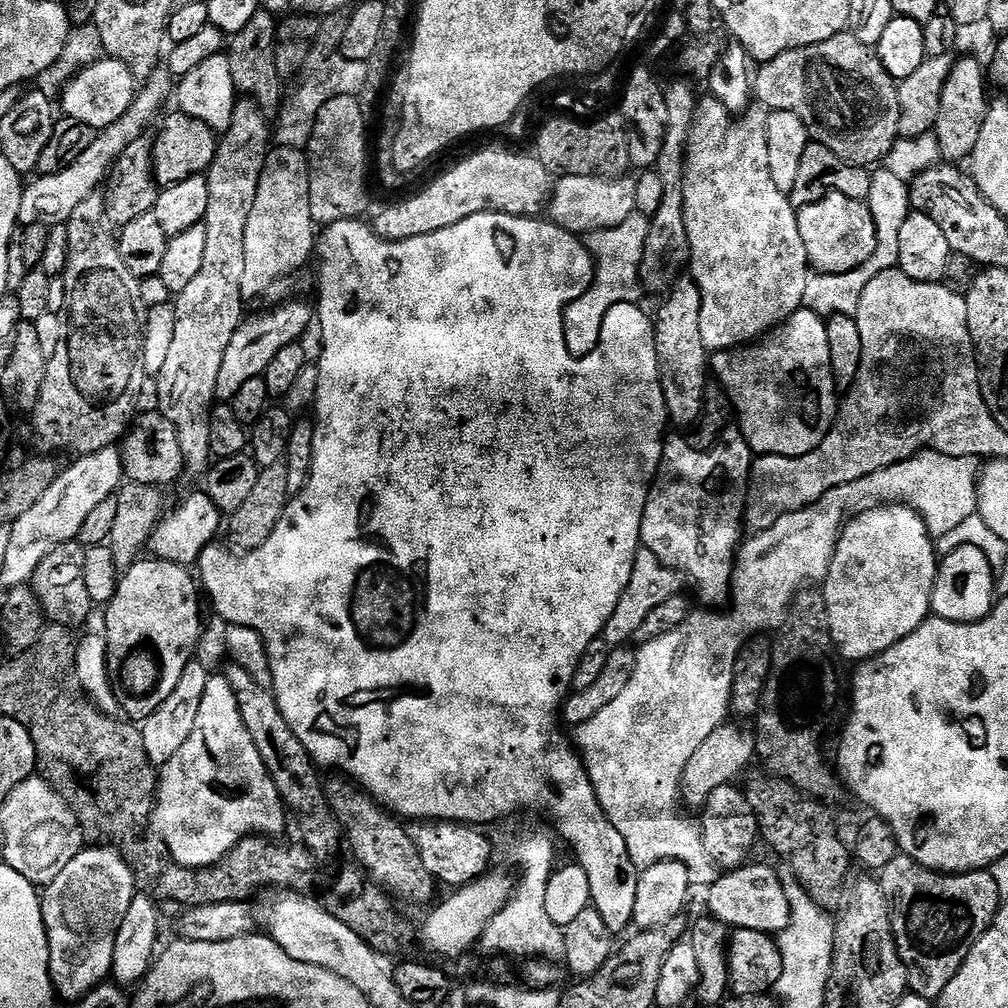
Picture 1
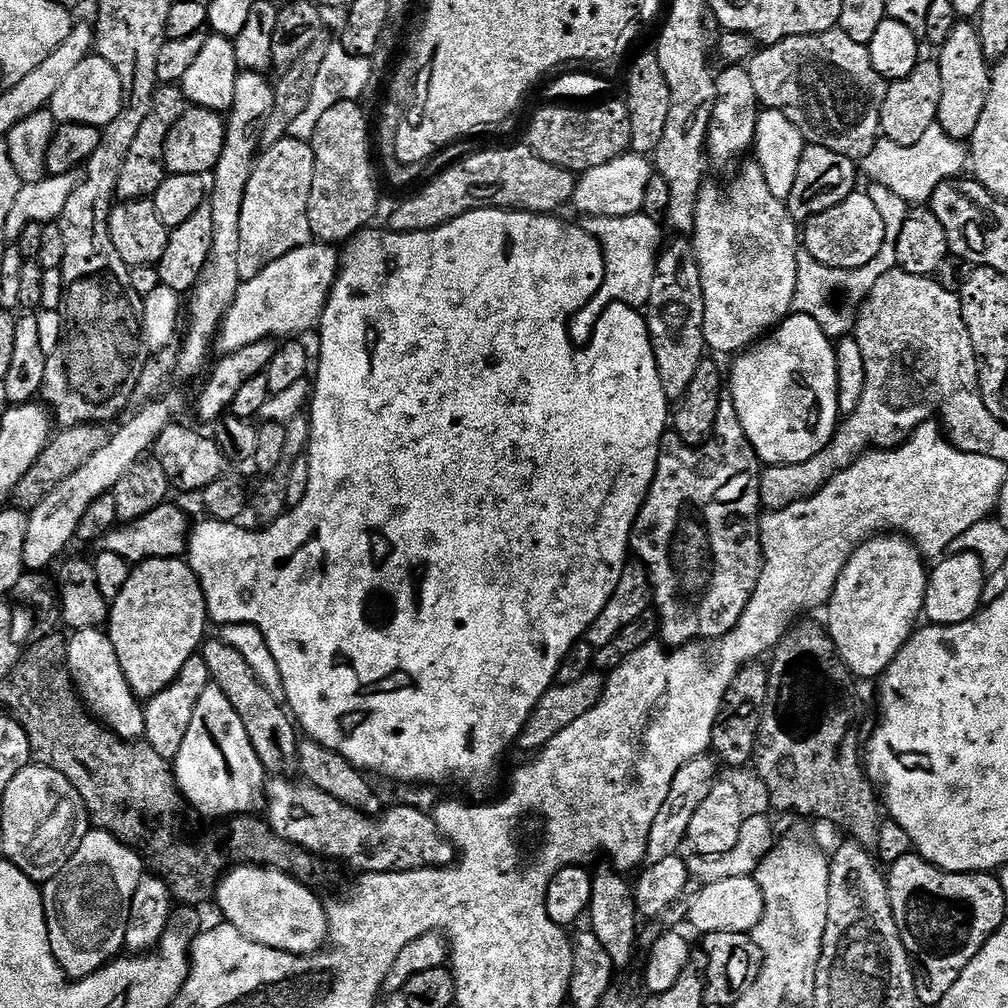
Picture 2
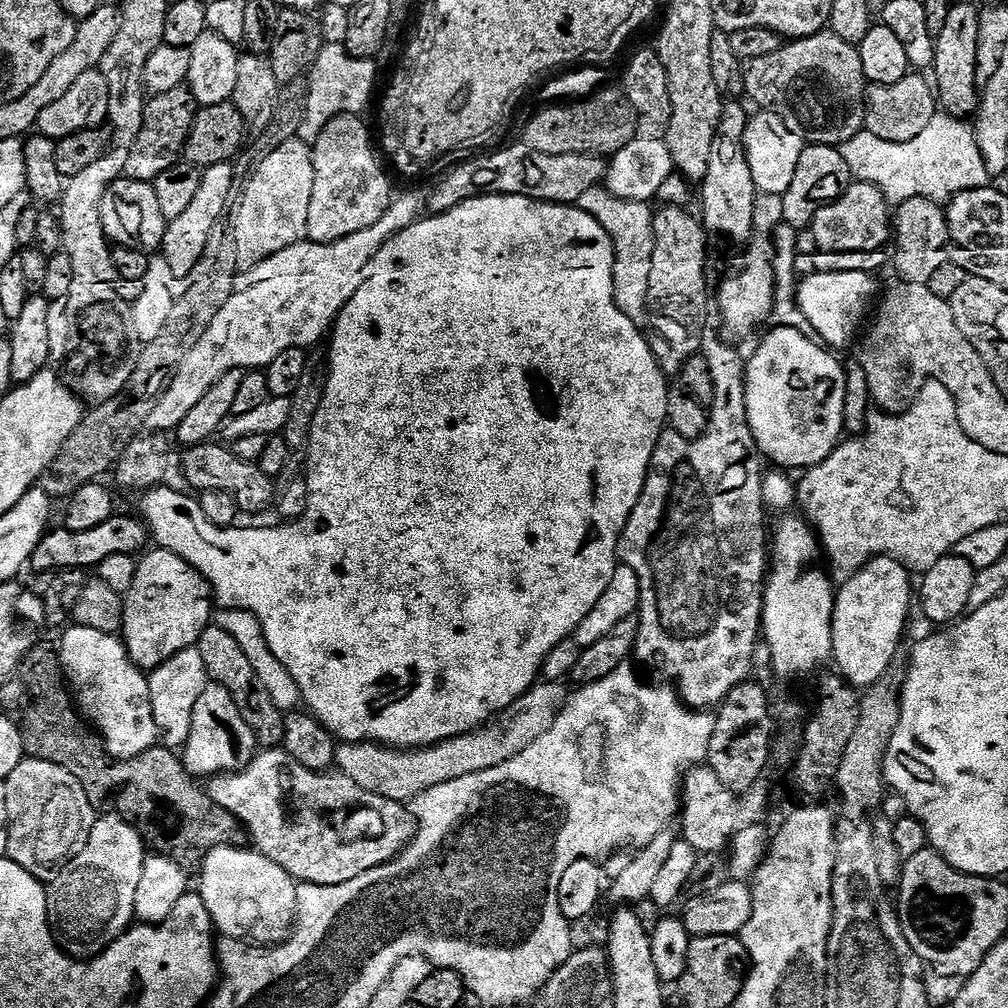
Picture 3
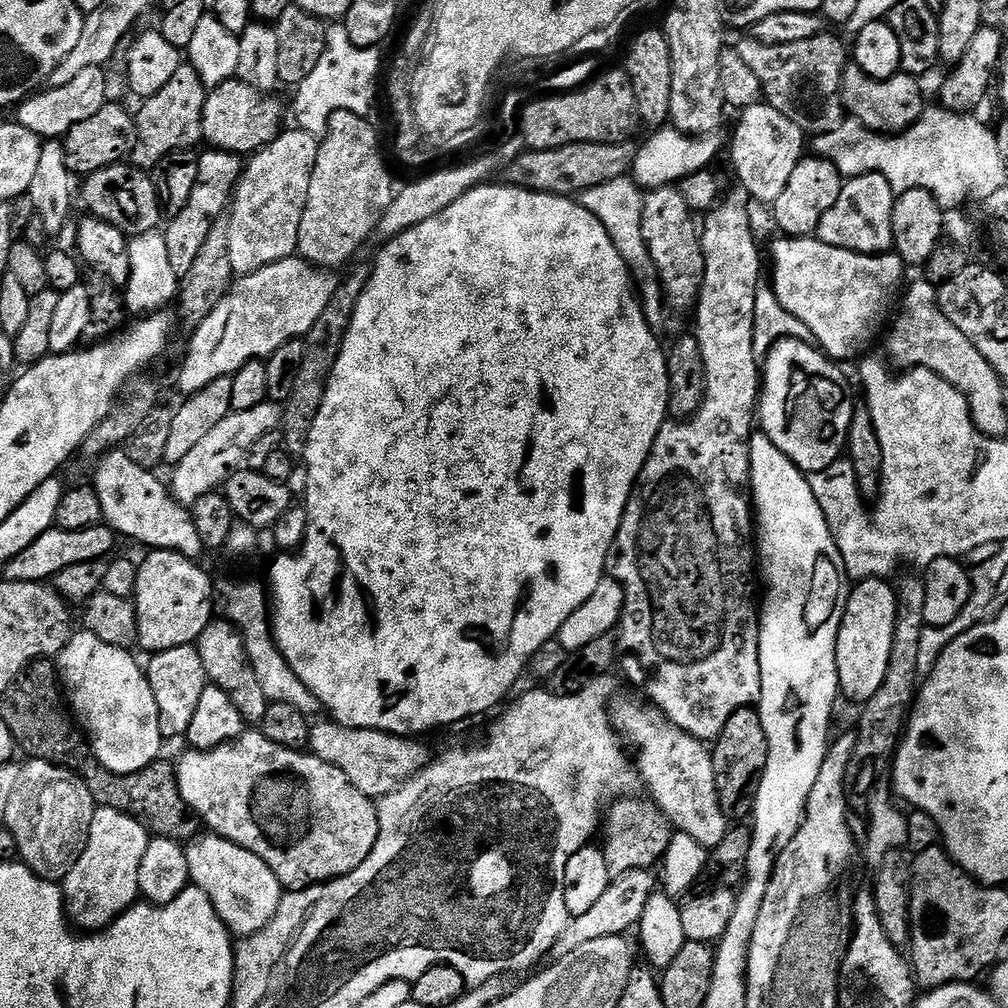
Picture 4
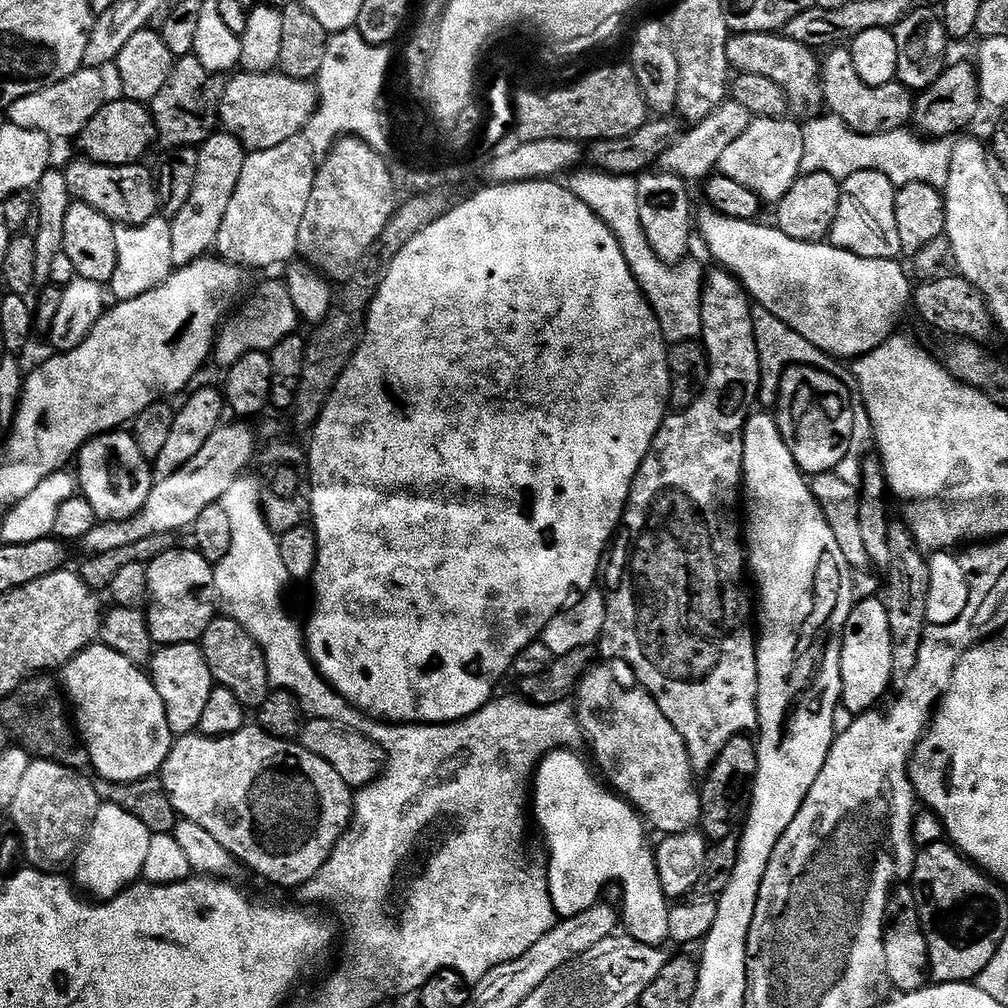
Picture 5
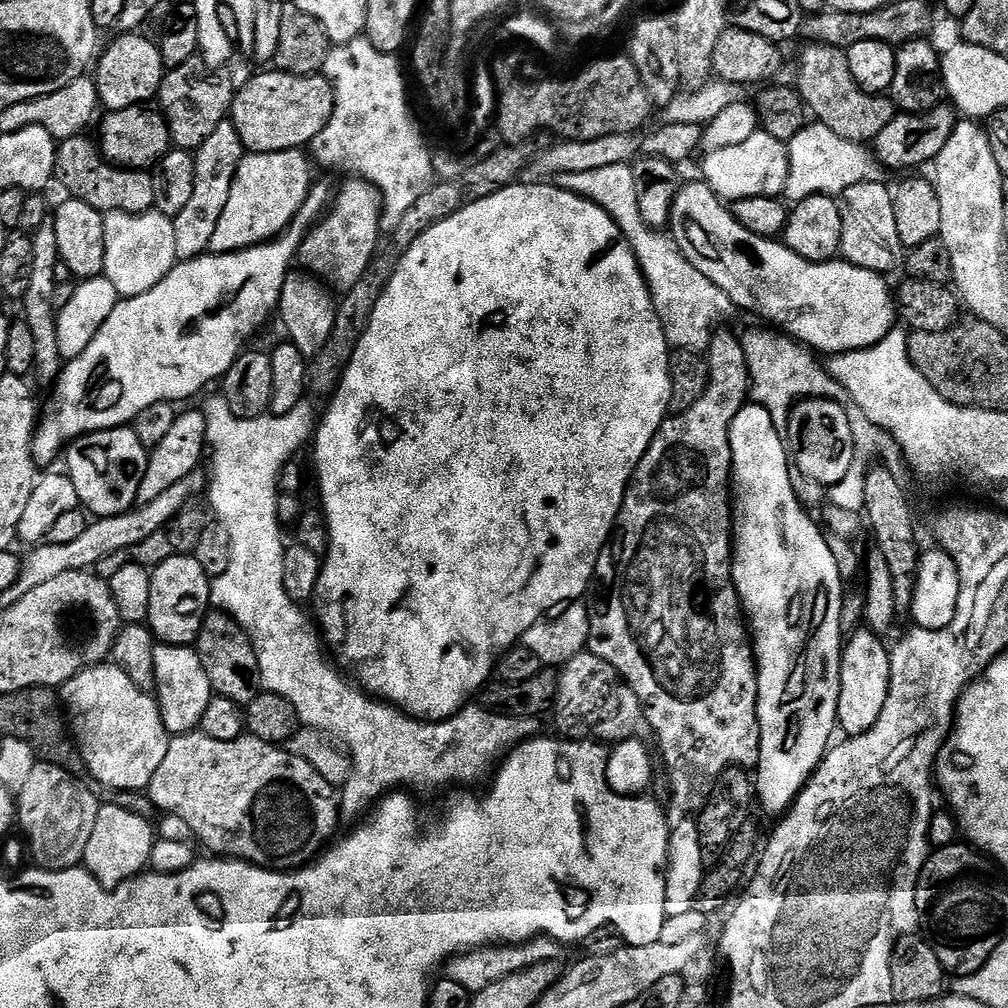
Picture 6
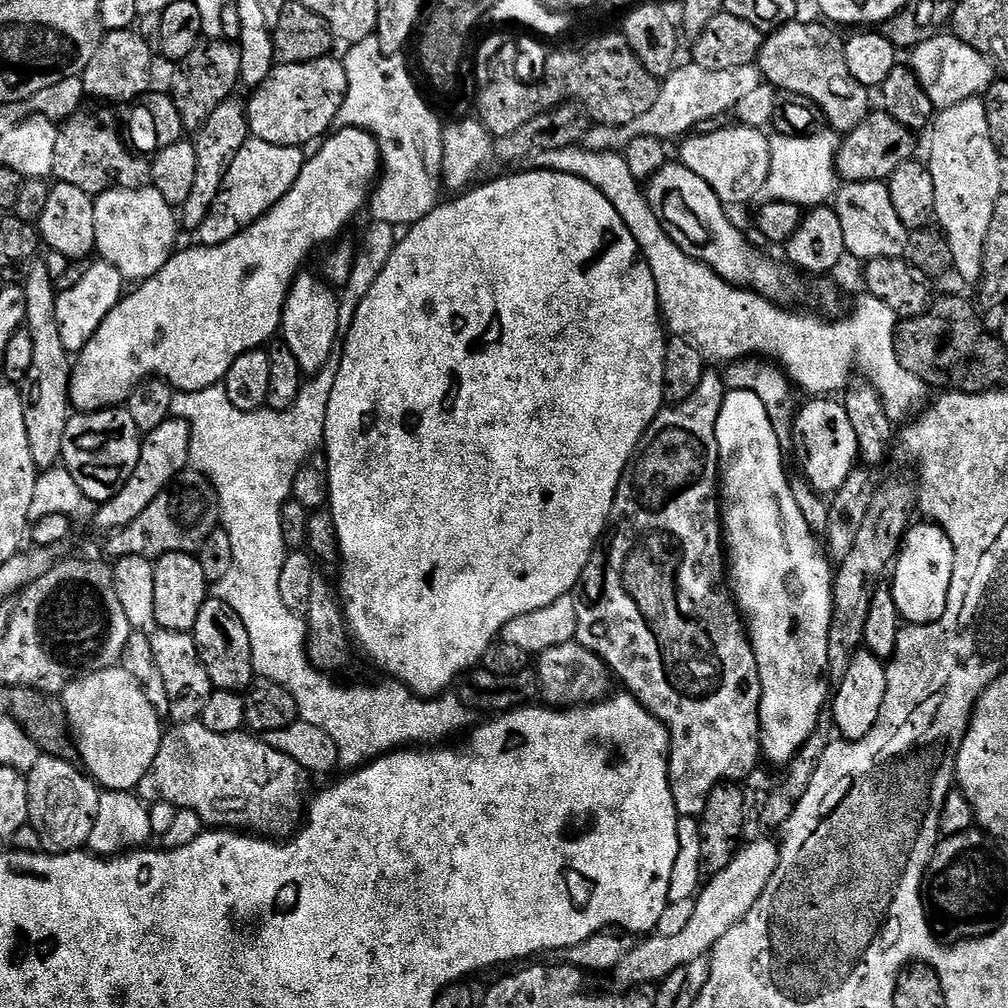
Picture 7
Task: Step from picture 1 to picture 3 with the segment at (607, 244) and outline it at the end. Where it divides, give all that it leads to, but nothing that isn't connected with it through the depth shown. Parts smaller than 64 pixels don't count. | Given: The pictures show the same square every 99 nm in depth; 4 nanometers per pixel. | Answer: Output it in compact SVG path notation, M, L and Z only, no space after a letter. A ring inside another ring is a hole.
M601 186L582 194L579 208L594 218L610 234L614 246L614 294L616 305L637 322L648 315L648 287L650 286L650 262L654 254L654 208L651 203L626 202Z

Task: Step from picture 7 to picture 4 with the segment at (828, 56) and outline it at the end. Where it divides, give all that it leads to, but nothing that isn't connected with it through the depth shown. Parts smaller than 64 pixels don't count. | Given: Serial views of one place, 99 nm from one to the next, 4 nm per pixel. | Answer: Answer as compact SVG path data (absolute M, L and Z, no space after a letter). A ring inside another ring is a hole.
M852 66L844 78L844 107L855 123L863 124L877 134L903 134L919 122L926 111L921 81L907 74L897 74L888 80L871 80L865 72Z

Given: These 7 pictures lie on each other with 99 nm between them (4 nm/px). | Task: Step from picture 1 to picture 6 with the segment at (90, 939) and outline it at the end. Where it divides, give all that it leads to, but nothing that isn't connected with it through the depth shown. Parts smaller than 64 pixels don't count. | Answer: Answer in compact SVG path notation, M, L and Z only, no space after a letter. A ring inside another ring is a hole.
M119 802L105 803L98 810L98 822L94 822L94 834L90 834L90 842L86 842L82 864L103 888L117 888L122 882L141 875L149 867L154 828L148 823L145 817L134 814L130 808L123 808Z

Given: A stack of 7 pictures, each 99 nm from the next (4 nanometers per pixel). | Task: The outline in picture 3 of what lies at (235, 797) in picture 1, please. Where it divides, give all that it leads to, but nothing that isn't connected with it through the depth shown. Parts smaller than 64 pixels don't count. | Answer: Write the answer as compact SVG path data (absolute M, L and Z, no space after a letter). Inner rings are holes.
M209 682L206 690L202 690L198 697L198 703L194 705L190 738L182 749L184 767L196 778L243 772L257 751L256 733L250 730L250 726L246 726L242 714L238 714L234 698L230 698L230 694L222 686Z

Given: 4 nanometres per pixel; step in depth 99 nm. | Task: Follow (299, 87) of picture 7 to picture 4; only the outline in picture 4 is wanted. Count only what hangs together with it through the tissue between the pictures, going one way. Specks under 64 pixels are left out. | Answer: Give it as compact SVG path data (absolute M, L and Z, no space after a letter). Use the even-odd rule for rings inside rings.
M239 78L219 84L208 92L208 101L204 103L204 140L212 143L209 145L217 152L237 154L255 154L268 144L273 144L282 131L280 123L284 120L284 108L272 99L276 98L255 92Z

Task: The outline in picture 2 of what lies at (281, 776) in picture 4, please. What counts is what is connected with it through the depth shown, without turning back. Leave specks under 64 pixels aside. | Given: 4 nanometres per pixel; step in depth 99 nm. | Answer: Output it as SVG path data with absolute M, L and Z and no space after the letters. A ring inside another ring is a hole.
M276 778L267 785L266 819L279 836L311 852L313 856L327 858L332 862L341 860L342 863L357 868L360 874L412 872L416 868L442 868L453 863L453 845L441 836L435 819L429 813L427 816L422 809L392 808L388 813L385 811L373 818L369 813L359 812L357 808L338 802L338 798L330 798L330 794L318 790L310 783L295 784L294 781L292 778Z

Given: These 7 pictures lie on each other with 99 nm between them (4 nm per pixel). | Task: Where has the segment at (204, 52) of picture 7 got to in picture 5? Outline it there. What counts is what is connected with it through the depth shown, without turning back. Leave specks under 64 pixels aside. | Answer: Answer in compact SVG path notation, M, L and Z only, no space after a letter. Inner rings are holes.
M195 54L179 57L175 61L170 78L162 90L150 102L150 111L156 117L159 143L169 144L175 150L181 146L196 146L208 140L218 128L220 93L222 84L213 73L198 62Z

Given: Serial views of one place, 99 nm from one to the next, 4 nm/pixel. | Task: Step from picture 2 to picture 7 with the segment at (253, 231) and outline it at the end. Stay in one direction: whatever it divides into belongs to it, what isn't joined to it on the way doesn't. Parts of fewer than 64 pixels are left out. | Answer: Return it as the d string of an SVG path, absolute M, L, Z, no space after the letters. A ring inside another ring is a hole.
M250 138L244 143L244 148L232 160L232 166L228 170L226 177L226 196L228 201L224 204L224 224L234 230L247 230L256 223L263 220L273 208L279 204L280 200L292 189L296 187L298 178L302 174L306 163L306 156L303 156L300 148L287 148L286 146L274 146L270 142L262 142L255 138Z

